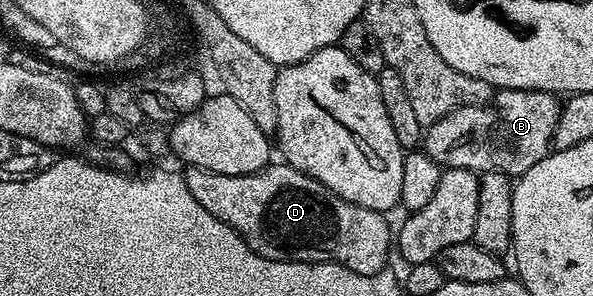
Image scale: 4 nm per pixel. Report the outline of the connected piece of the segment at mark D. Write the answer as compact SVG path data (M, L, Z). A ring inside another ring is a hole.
M271 164L262 170L257 170L244 176L224 176L222 173L212 173L210 170L193 169L192 176L194 176L194 178L192 177L192 189L196 200L208 212L211 212L212 216L216 216L224 224L231 226L255 252L268 260L284 260L285 262L334 262L339 263L342 267L346 267L352 272L356 272L357 275L376 275L387 267L388 263L386 262L390 250L392 254L392 228L390 230L388 222L385 219L387 217L381 211L362 208L359 205L345 201L342 197L336 196L335 193L326 188L324 184L320 184L316 179L307 176L296 168L285 164L279 164L279 166Z

